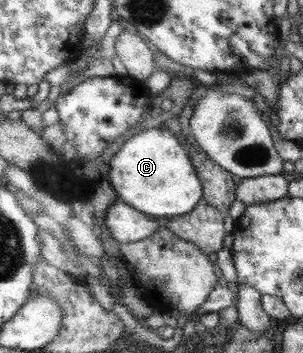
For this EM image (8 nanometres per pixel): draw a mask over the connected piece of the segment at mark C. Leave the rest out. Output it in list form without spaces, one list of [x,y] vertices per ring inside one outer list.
[[[151,128],[128,137],[109,163],[109,181],[131,209],[166,220],[192,212],[203,199],[203,186],[190,153],[178,137],[165,128]]]

